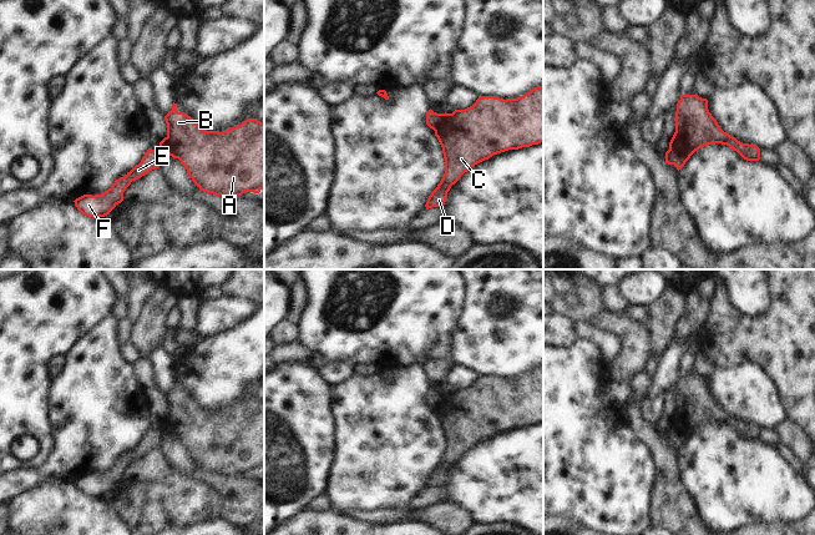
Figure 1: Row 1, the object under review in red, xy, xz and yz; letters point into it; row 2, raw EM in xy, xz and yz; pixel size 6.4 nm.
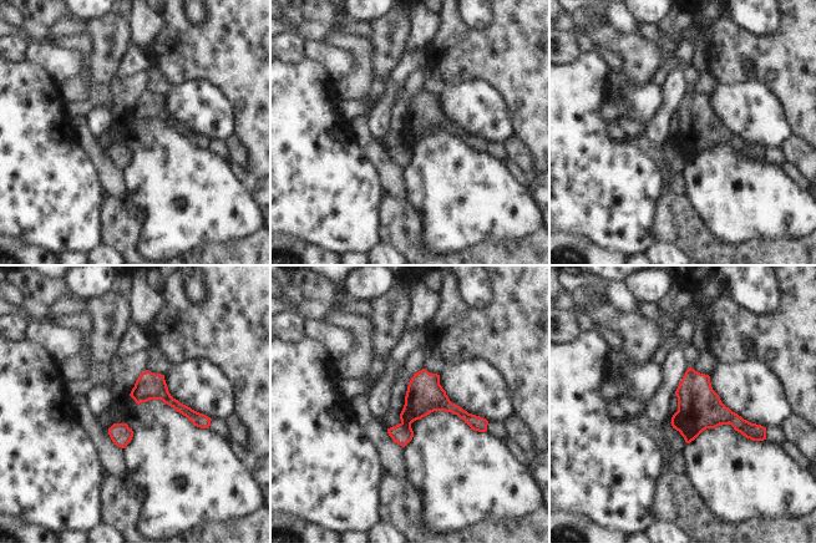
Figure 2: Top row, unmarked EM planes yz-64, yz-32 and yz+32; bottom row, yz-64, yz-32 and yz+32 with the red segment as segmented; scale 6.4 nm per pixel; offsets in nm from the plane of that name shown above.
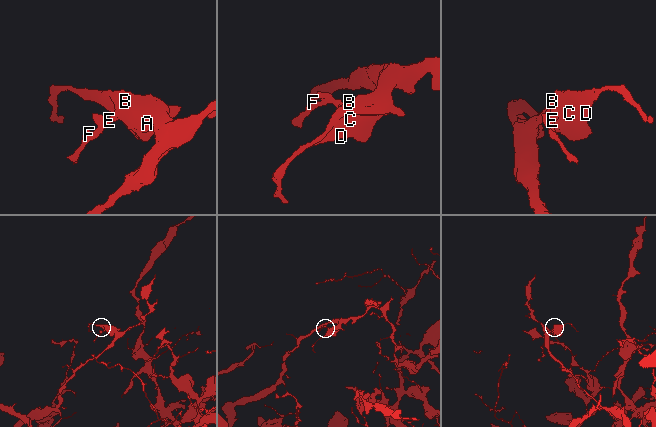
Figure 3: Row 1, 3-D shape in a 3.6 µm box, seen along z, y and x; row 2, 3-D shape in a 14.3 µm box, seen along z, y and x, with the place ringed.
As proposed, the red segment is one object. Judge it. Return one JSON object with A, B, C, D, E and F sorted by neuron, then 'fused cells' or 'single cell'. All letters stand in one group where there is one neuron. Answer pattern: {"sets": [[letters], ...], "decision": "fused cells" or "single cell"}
{"sets": [["A", "B", "C", "D"], ["E", "F"]], "decision": "fused cells"}

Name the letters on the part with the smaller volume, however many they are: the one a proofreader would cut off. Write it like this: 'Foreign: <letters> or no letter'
Foreign: E, F

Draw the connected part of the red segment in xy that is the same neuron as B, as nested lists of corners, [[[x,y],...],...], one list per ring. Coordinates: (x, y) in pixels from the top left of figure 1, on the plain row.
[[[174,382],[164,399],[167,415],[160,422],[160,430],[178,438],[187,449],[188,456],[201,470],[216,475],[242,475],[245,471],[259,473],[264,468],[264,402],[248,398],[227,410],[206,410],[191,395],[178,392]]]

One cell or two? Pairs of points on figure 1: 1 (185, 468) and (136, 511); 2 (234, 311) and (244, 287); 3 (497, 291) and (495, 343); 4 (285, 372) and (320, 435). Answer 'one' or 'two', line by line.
1: two
2: two
3: one
4: one

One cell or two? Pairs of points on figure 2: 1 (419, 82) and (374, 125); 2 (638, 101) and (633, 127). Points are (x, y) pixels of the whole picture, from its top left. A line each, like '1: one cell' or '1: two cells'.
1: two cells
2: one cell

